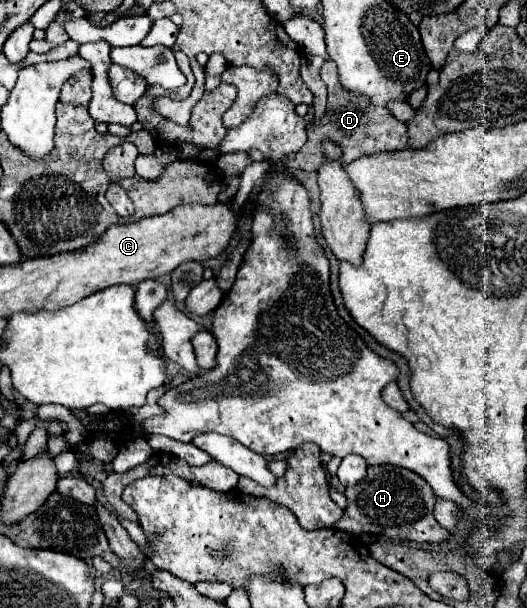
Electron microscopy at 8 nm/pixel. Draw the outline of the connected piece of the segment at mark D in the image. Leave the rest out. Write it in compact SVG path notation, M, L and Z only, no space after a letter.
M325 61L325 65L321 67L321 79L325 81L329 95L327 95L327 115L323 117L323 121L313 121L307 129L309 139L305 143L305 147L295 153L289 155L289 169L293 171L317 171L317 167L321 165L321 157L323 157L323 149L321 143L325 139L331 139L335 143L339 143L343 147L343 161L351 163L355 159L359 159L361 155L371 155L371 153L383 153L383 151L403 151L409 149L409 135L407 135L407 125L397 121L389 109L385 107L373 107L365 97L355 95L347 89L341 87L339 79L337 79L337 69L333 61Z

